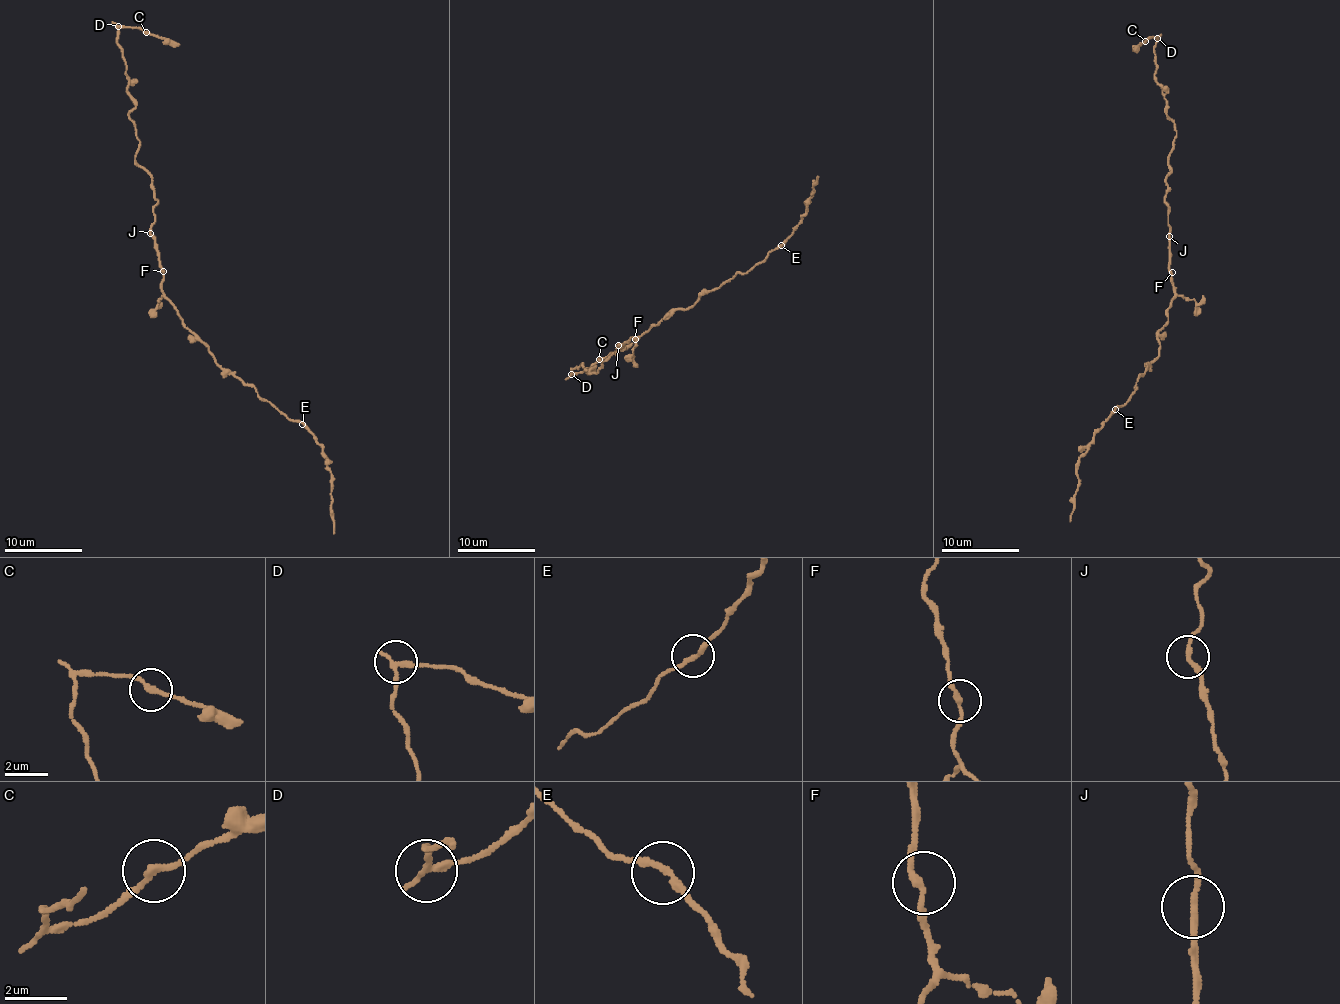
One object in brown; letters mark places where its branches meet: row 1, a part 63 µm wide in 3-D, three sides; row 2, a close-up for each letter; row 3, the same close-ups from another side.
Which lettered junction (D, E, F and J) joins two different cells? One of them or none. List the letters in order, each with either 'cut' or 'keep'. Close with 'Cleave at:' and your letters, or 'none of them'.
D: cut
E: keep
F: keep
J: keep
Cleave at: D

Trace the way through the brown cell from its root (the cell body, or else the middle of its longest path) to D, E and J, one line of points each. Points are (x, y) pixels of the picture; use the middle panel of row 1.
D: (634, 339), (618, 345), (624, 349), (604, 361), (598, 359), (602, 365), (597, 373), (582, 364), (571, 374)
E: (634, 339), (658, 323), (669, 312), (690, 308), (703, 294), (719, 288), (736, 273), (752, 270), (781, 245)
J: (634, 339), (618, 345)

